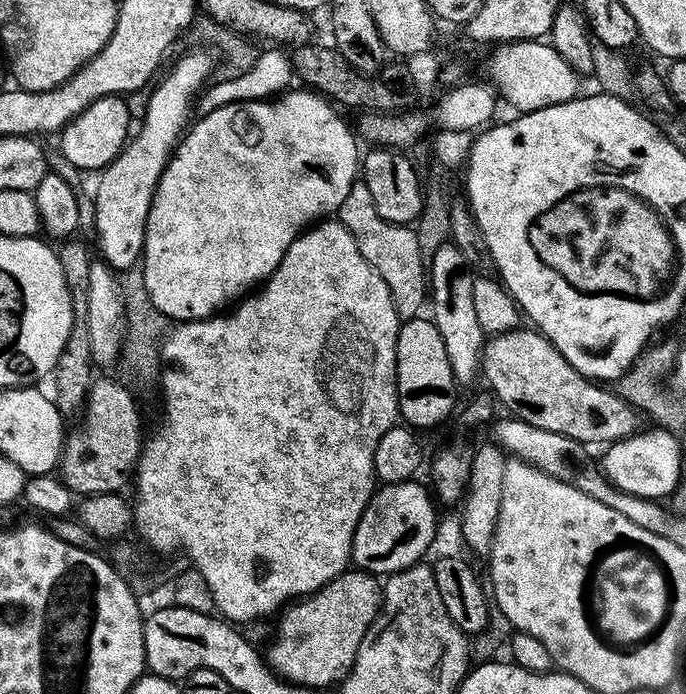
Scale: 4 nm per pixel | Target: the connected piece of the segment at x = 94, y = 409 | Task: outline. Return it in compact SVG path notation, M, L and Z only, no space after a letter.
M93 379L79 420L80 425L64 438L58 465L60 479L72 493L81 497L120 492L123 484L133 479L142 447L140 408L131 390L123 388L116 380Z

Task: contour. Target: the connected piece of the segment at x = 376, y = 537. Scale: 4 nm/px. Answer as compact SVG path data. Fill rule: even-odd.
M411 479L401 484L385 484L373 491L372 500L354 530L351 563L359 571L373 574L401 572L421 563L429 555L438 523L437 505L433 493L416 483Z

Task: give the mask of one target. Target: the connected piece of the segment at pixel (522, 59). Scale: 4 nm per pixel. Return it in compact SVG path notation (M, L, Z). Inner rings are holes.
M518 40L515 44L499 45L493 52L496 53L488 60L487 79L498 85L499 95L503 99L505 96L517 108L517 113L533 112L539 108L577 99L581 91L581 77L551 43Z

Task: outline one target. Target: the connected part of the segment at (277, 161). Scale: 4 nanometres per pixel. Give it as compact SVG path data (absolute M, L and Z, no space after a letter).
M315 90L294 91L285 91L275 98L242 101L239 104L222 106L213 113L207 114L206 117L197 119L181 135L180 142L176 145L176 151L168 159L168 165L164 168L164 173L152 199L144 231L142 253L142 267L146 278L146 290L150 294L150 302L154 302L154 306L158 306L158 310L162 310L162 314L167 316L169 321L206 320L223 313L229 306L235 305L241 297L251 293L257 285L272 275L272 271L282 262L288 247L297 240L301 232L309 226L315 225L321 218L328 218L339 213L346 194L350 194L350 186L357 183L362 152L356 149L356 136L352 133L351 126L335 112L337 109L327 96L321 95Z

